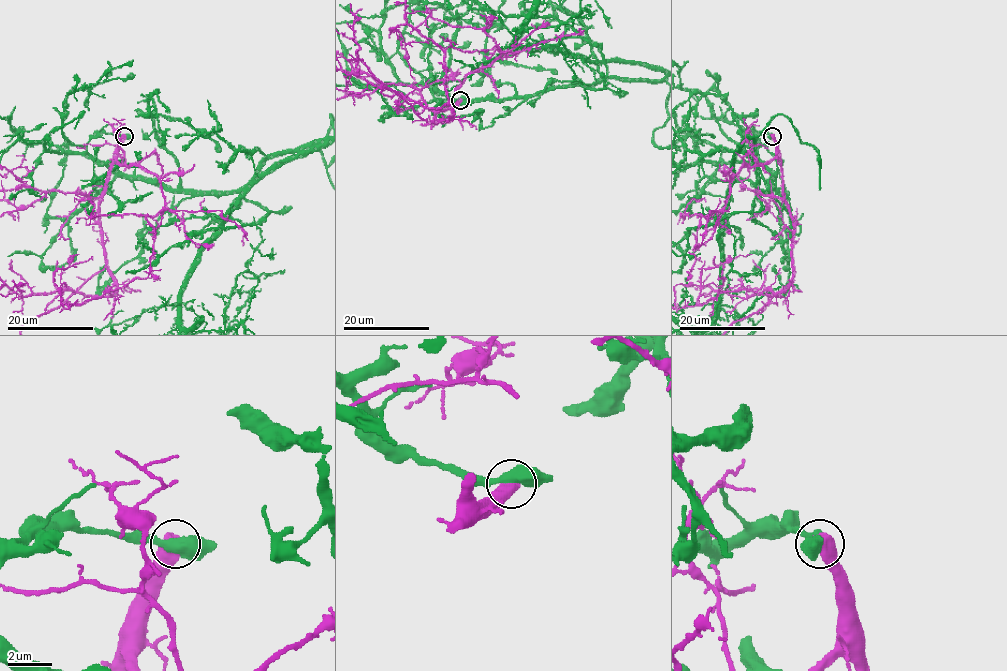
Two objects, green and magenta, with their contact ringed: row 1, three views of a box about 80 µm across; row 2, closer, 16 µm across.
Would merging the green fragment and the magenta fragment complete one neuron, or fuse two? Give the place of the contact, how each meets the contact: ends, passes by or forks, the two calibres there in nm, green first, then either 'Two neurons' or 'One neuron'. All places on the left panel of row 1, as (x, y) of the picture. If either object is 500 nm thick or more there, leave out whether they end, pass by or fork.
Place: (124, 136). Thickness 550 nm (green) against 750 nm. Two neurons

